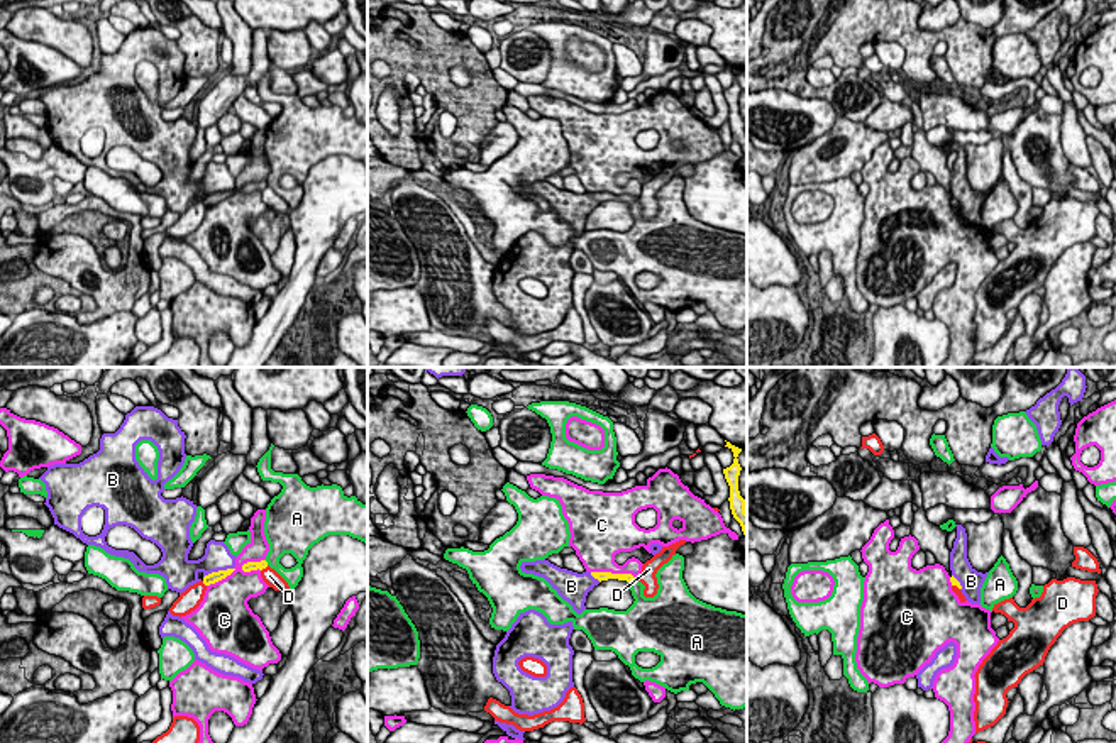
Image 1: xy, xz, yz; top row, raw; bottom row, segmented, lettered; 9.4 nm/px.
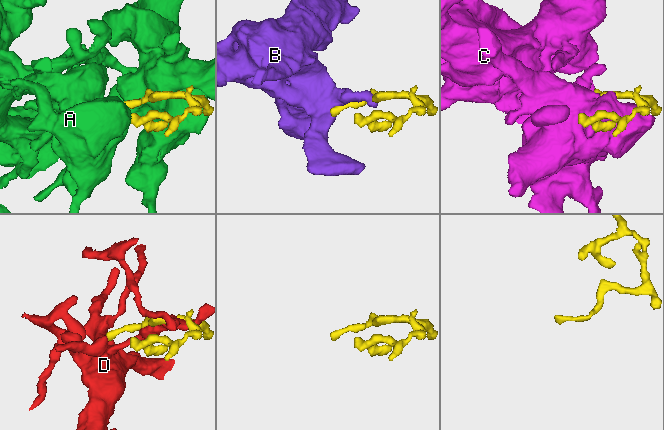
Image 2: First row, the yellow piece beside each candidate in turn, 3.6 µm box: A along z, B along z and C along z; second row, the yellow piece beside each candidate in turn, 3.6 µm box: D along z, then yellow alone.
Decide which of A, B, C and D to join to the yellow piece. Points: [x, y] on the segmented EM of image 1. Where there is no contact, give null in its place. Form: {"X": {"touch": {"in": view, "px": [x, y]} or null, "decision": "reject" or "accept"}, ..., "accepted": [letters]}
{"A": {"touch": {"in": "xy", "px": [266, 562]}, "decision": "reject"}, "B": {"touch": {"in": "xy", "px": [219, 571]}, "decision": "reject"}, "C": {"touch": {"in": "xz", "px": [613, 574]}, "decision": "reject"}, "D": {"touch": {"in": "xy", "px": [265, 567]}, "decision": "reject"}, "accepted": []}

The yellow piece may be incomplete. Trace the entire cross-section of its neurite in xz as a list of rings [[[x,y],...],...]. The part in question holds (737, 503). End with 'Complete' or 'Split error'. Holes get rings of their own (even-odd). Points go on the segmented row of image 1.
[[[727,442],[727,445],[732,452],[733,452],[733,464],[727,469],[723,469],[723,474],[725,474],[725,479],[730,486],[730,509],[732,509],[732,515],[733,518],[740,523],[742,526],[742,531],[747,538],[747,511],[745,511],[745,499],[740,496],[740,491],[738,491],[738,476],[740,476],[740,464],[738,464],[738,454],[742,452],[742,449],[732,445],[730,442]]]. Complete

